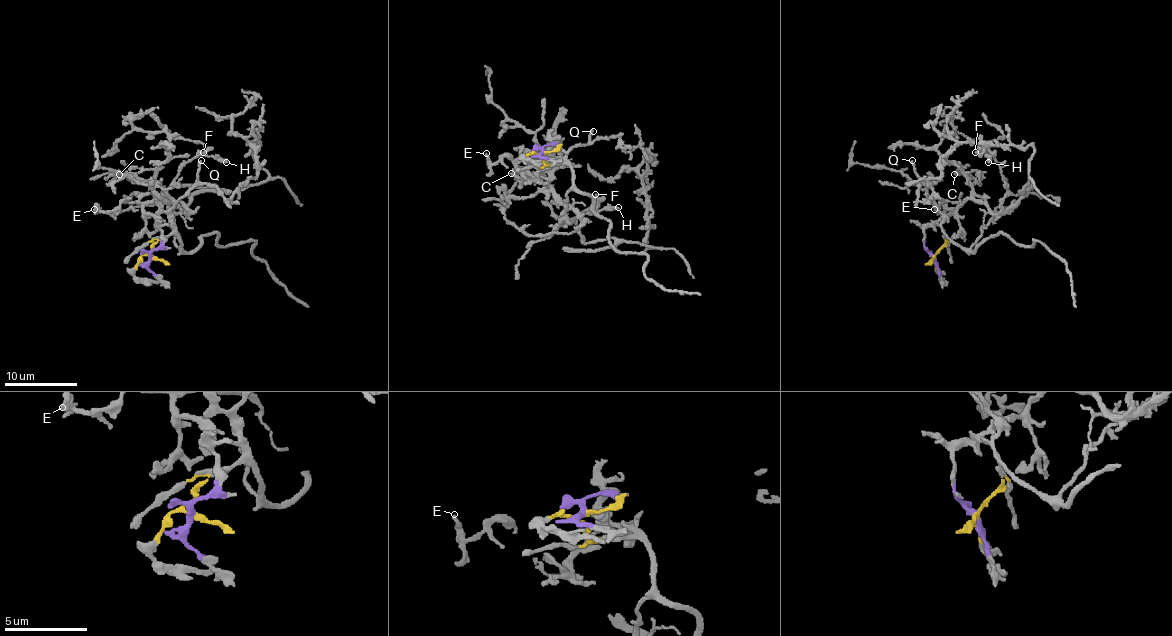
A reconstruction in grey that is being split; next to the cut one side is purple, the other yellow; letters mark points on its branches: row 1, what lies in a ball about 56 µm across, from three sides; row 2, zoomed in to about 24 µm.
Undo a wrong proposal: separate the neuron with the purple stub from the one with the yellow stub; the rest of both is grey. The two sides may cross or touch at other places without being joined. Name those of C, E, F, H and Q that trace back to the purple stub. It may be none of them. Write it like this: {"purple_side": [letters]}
{"purple_side": ["C", "E"]}

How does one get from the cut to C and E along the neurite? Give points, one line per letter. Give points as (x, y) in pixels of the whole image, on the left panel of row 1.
C: (151, 256), (160, 245), (161, 229), (160, 221), (143, 209), (158, 193), (152, 169), (118, 174)
E: (151, 256), (160, 245), (160, 221), (140, 203), (127, 202), (100, 211), (96, 205), (95, 209)

